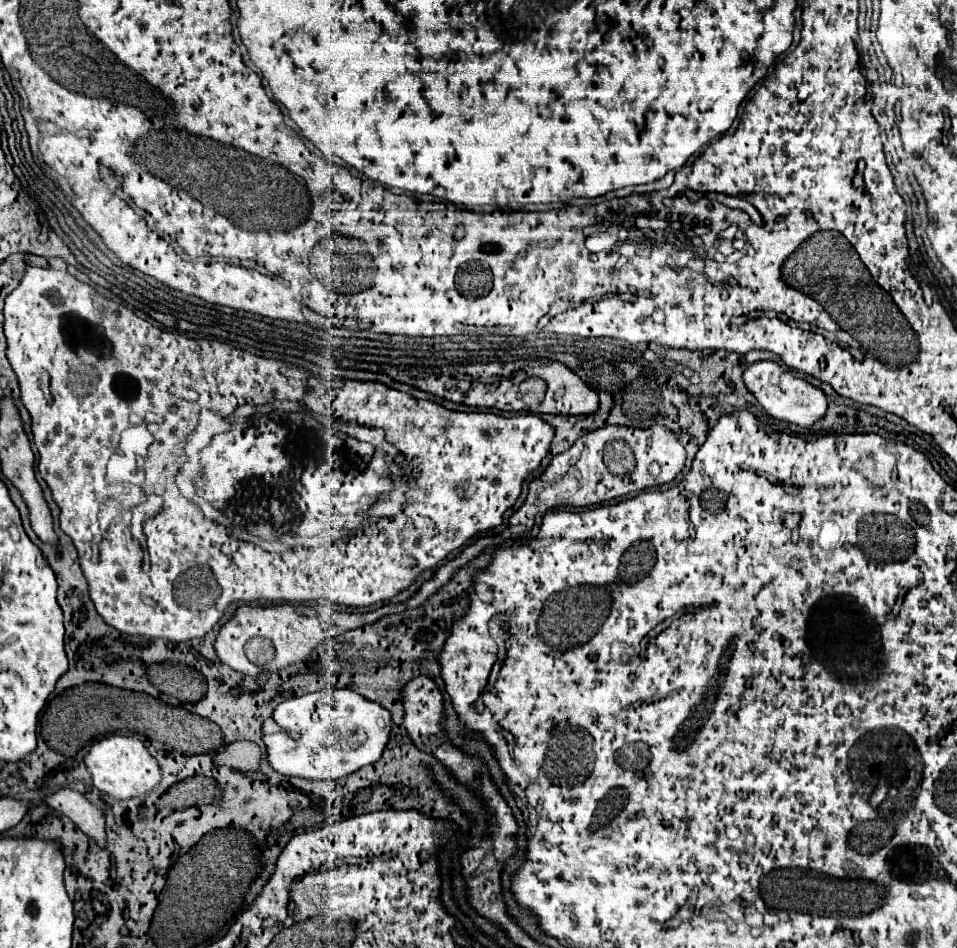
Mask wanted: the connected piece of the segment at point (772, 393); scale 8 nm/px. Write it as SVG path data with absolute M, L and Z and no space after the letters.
M757 361L749 365L743 373L743 381L747 389L755 395L755 399L763 405L763 409L779 421L787 421L811 429L827 413L827 395L819 387L811 385L809 381L799 379L793 373L785 371L775 361Z

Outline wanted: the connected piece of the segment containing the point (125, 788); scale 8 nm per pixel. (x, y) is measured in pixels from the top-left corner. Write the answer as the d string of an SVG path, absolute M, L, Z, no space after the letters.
M111 735L101 741L97 741L91 749L89 755L85 757L85 765L91 771L93 785L101 791L107 793L113 799L133 799L133 797L143 797L149 795L157 785L161 783L161 767L157 765L157 759L147 751L143 741L137 737L123 737L123 735Z

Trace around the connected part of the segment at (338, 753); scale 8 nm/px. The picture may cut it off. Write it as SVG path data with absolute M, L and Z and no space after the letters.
M323 689L303 697L293 697L283 701L273 711L275 723L281 727L279 733L265 735L263 743L267 749L267 761L271 767L287 777L305 777L305 779L341 779L357 769L371 765L381 759L389 737L391 737L391 713L379 703L351 691L351 689Z

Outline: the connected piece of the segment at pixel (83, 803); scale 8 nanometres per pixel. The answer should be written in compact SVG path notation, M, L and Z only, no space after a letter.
M65 787L59 789L55 795L47 797L47 805L53 807L55 811L71 817L81 831L85 831L89 837L95 841L105 841L105 819L103 813L89 803L79 791Z

